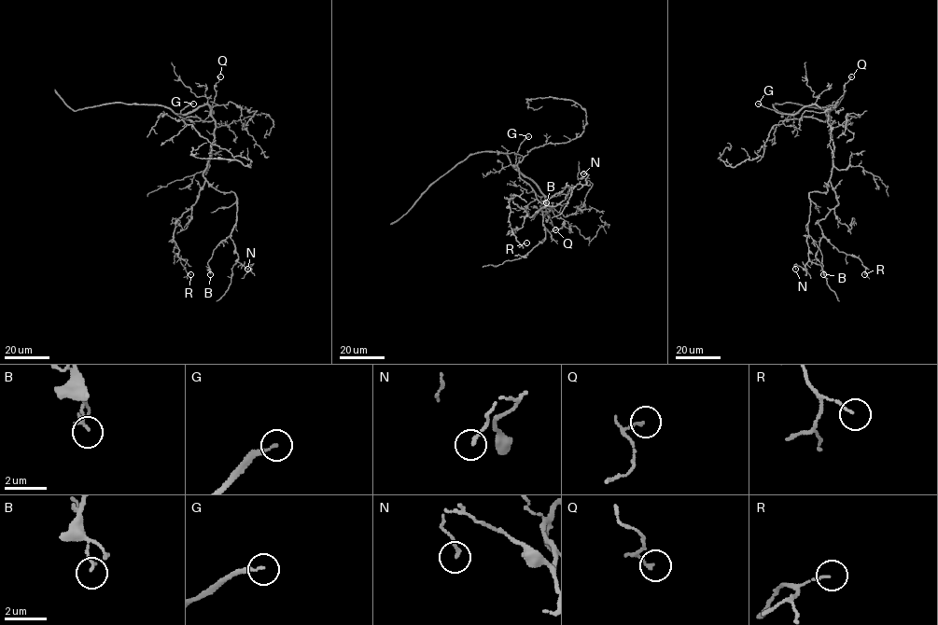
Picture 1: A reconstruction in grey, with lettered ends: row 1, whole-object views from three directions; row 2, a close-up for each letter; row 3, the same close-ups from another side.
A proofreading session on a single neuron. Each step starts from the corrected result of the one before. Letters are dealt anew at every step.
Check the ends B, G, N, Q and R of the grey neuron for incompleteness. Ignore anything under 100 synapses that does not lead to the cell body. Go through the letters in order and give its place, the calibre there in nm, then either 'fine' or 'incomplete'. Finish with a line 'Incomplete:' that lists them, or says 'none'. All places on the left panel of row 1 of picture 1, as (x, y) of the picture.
B: (210, 274) | 130 nm | fine
G: (193, 104) | 140 nm | incomplete
N: (247, 269) | 140 nm | fine
Q: (220, 76) | 120 nm | fine
R: (190, 274) | 100 nm | fine
Incomplete: G

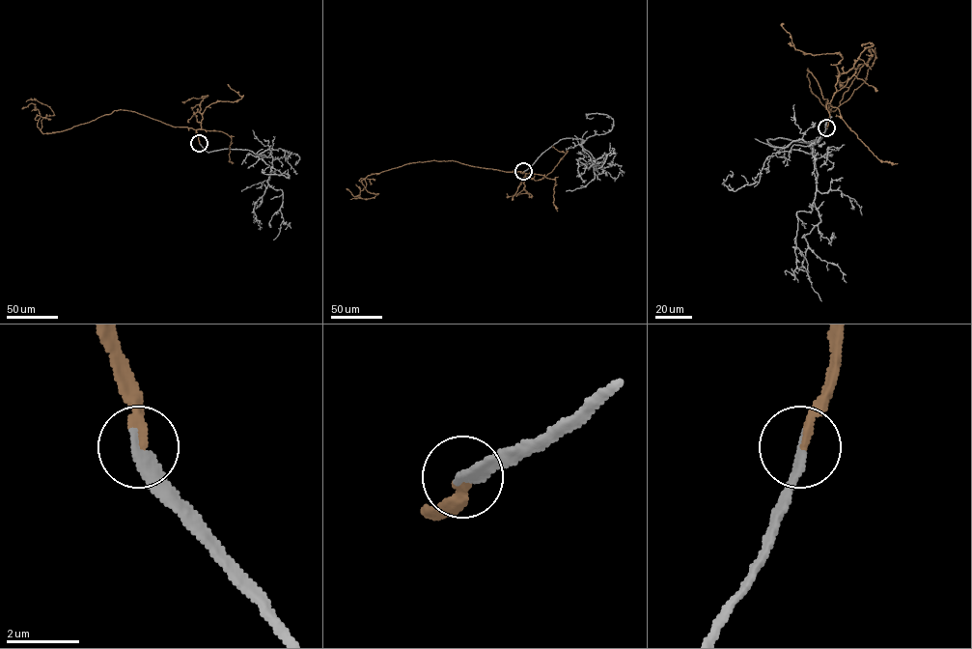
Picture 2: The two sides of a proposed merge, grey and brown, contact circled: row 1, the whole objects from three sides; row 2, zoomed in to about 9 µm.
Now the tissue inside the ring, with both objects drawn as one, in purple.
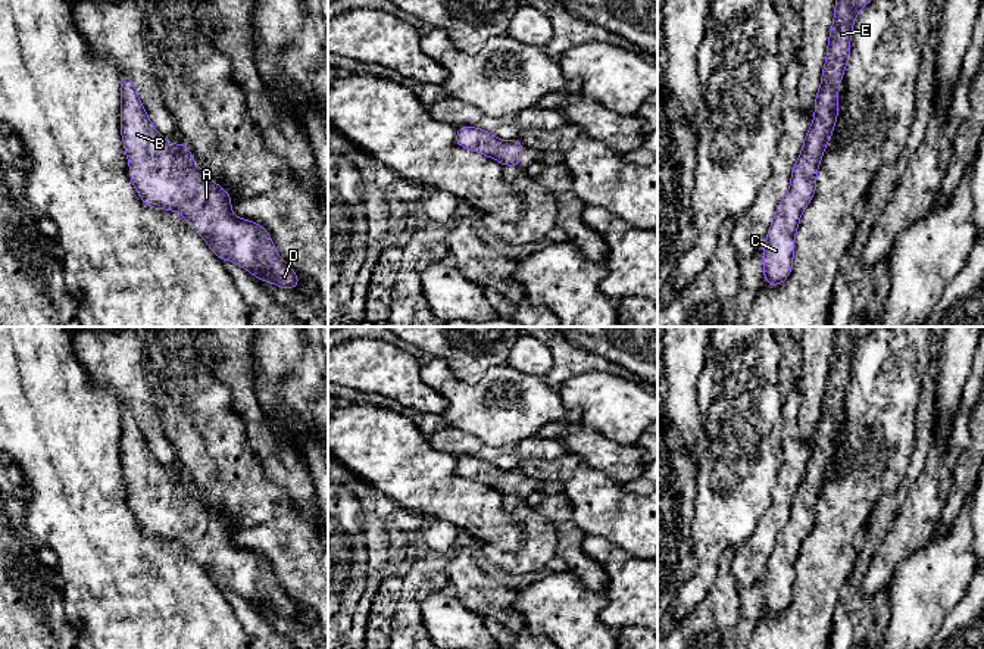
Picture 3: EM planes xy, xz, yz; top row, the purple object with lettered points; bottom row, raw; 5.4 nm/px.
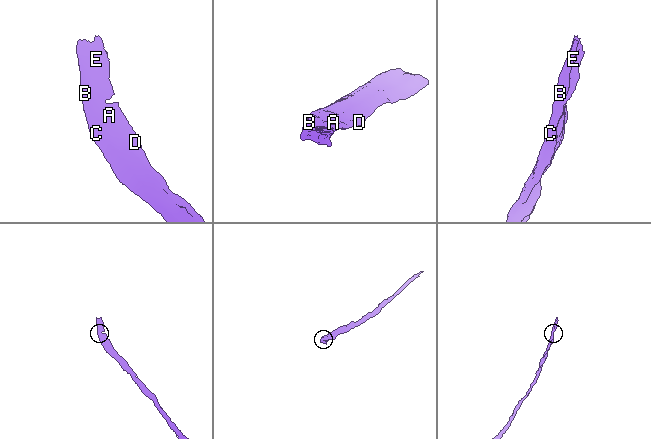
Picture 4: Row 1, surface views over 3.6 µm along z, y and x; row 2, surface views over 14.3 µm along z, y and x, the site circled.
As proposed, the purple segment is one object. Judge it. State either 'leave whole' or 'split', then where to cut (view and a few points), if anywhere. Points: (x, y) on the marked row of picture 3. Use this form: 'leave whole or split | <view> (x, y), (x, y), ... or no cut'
leave whole | no cut

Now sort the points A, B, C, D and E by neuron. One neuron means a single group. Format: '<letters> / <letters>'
A B C D E

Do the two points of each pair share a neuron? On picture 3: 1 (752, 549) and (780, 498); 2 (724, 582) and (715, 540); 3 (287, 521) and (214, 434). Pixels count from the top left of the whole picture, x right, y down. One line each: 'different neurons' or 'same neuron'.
1: same neuron
2: different neurons
3: same neuron

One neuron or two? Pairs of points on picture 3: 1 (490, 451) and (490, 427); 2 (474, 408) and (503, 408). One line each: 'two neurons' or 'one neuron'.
1: two neurons
2: one neuron

